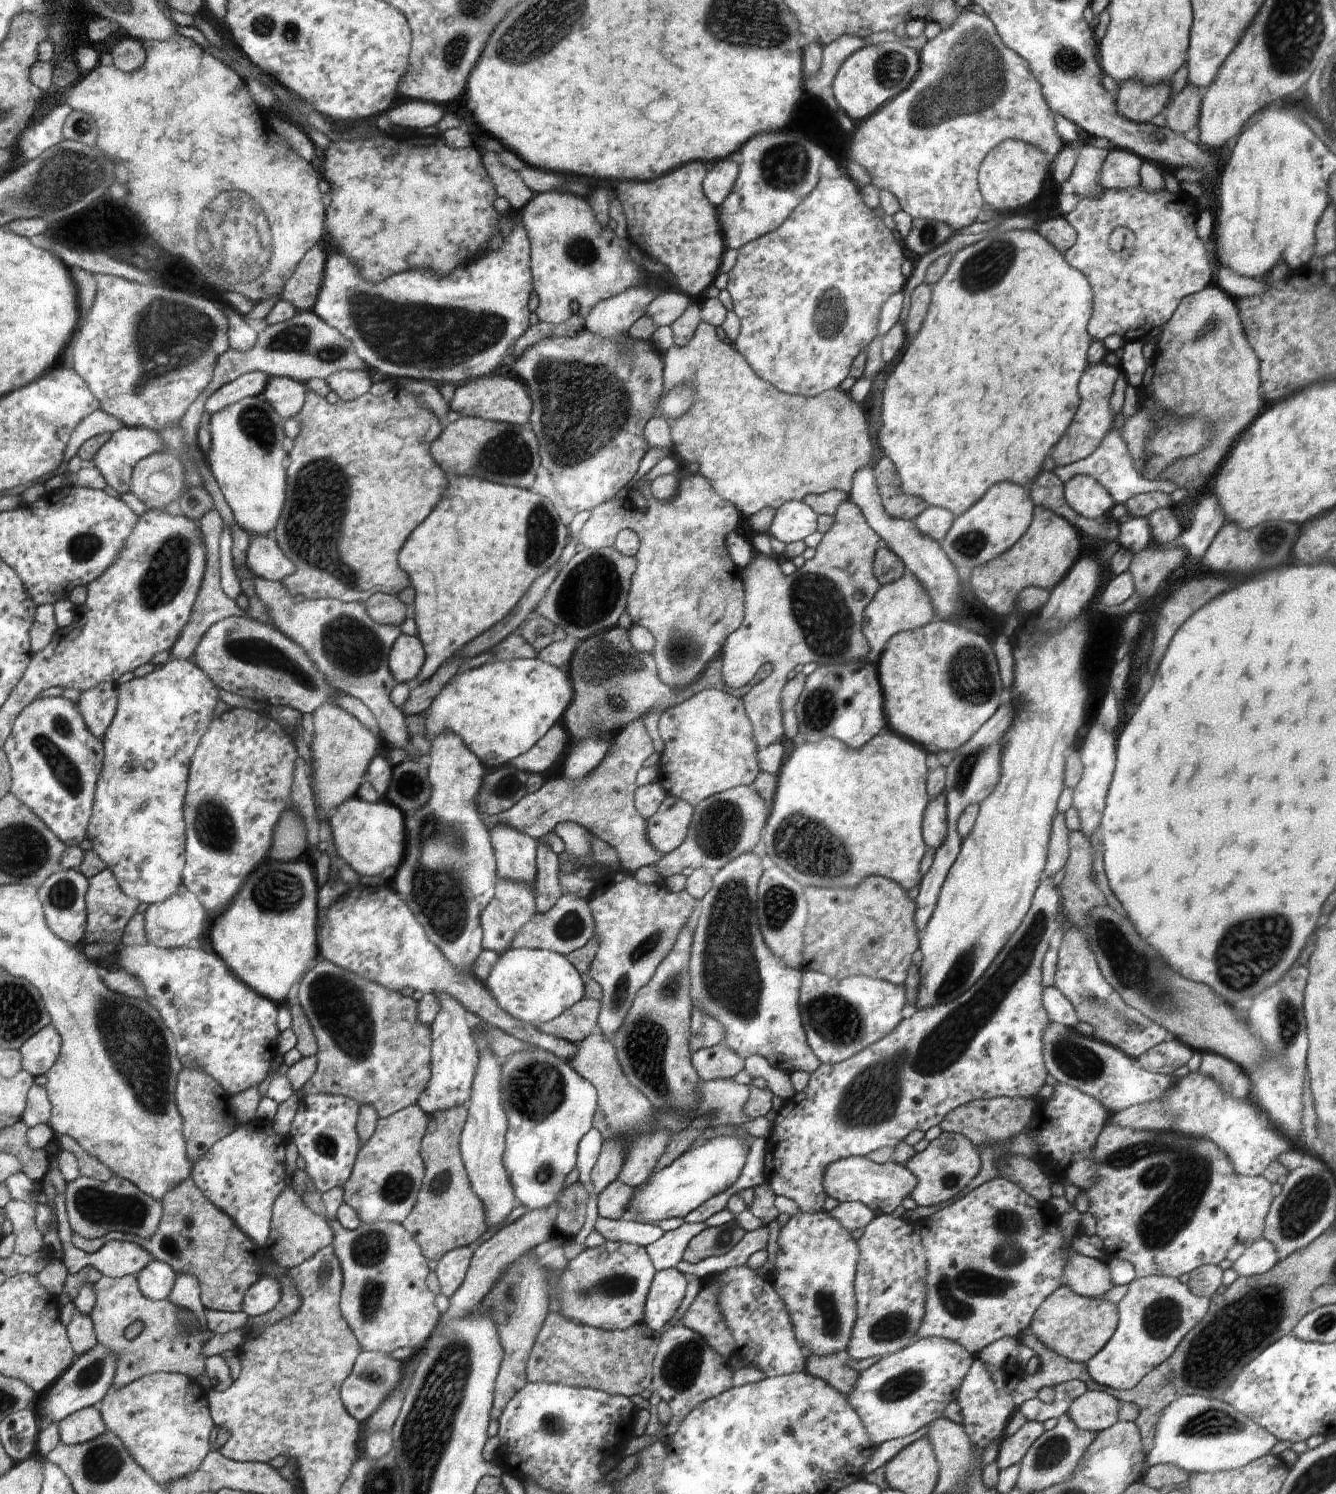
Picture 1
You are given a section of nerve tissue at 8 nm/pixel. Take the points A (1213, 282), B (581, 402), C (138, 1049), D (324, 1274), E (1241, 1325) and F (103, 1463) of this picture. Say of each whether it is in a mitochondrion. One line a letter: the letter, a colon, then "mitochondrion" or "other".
A: other
B: mitochondrion
C: mitochondrion
D: mitochondrion
E: mitochondrion
F: mitochondrion

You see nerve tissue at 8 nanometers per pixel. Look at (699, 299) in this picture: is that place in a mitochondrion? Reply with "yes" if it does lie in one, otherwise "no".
no

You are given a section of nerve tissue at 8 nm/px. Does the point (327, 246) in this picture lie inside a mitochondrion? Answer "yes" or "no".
no

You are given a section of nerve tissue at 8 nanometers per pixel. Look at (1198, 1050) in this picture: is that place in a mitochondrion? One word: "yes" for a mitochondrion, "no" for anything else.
no

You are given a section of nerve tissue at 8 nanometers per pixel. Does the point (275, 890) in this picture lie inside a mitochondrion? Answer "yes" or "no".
yes

